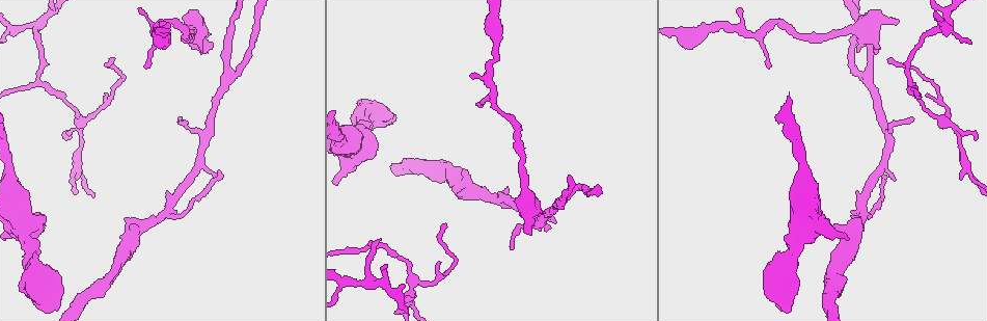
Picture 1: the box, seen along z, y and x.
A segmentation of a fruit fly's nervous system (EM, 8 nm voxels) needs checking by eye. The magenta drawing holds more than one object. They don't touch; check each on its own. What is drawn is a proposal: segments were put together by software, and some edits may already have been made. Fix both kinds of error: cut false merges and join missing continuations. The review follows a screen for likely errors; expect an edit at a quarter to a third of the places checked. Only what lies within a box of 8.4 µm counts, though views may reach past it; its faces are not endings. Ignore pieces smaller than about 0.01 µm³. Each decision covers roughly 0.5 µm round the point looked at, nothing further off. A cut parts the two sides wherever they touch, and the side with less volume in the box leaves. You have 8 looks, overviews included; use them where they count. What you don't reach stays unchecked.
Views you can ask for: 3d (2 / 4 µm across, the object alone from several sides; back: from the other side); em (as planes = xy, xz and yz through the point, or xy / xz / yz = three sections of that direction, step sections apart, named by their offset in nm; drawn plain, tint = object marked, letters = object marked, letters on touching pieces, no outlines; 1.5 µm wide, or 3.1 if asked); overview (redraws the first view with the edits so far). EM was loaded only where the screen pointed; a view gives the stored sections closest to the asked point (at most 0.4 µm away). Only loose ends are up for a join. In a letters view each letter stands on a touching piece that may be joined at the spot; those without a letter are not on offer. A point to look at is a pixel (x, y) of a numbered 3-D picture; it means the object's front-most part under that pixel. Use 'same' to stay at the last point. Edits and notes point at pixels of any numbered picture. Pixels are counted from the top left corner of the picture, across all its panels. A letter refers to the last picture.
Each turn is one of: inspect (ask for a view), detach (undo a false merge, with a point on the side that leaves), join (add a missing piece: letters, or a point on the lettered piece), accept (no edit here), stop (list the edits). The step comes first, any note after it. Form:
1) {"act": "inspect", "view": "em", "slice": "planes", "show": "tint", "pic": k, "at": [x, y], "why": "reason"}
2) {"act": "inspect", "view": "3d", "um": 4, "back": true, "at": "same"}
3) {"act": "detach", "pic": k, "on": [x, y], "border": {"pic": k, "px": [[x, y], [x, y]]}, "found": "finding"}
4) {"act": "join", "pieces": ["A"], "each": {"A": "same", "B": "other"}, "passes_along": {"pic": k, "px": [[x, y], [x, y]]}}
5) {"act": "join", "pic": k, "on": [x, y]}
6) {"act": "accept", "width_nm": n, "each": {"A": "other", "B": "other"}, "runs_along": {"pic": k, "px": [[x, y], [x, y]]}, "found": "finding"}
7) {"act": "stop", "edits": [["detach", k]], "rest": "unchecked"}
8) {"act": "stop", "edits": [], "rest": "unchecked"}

{"act": "inspect", "view": "em", "slice": "xz", "step": 4, "show": "letters", "pic": 1, "at": [907, 84], "why": "a fork"}

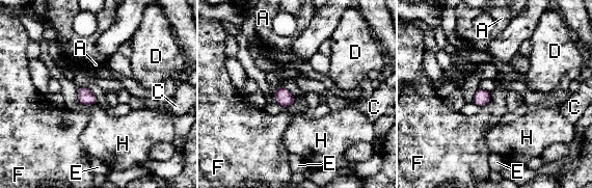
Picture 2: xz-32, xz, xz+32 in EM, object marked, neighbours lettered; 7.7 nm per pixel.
{"act": "inspect", "view": "em", "slice": "planes", "show": "letters", "at": "same", "why": "cut it another way"}

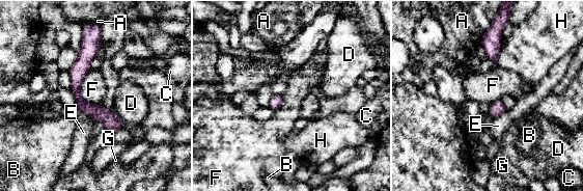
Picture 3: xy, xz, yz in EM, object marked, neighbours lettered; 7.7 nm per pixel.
{"act": "accept", "width_nm": 110, "each": {"A": "other", "B": "other", "C": "other", "D": "other", "E": "other", "F": "other", "G": "other", "H": "other"}, "border": {"pic": 3, "px": [[90, 69], [80, 96], [99, 105]]}, "found": "one neuron here"}

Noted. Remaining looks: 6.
{"act": "inspect", "view": "3d", "um": 4, "pic": 1, "at": [370, 283], "why": "branch point"}

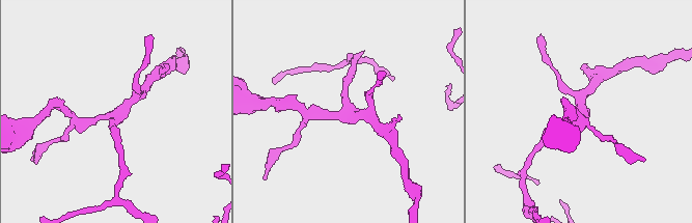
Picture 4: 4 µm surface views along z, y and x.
{"act": "inspect", "view": "em", "slice": "xy", "step": 4, "show": "letters", "pic": 4, "at": [349, 112], "arms": 4, "why": "now the EM"}

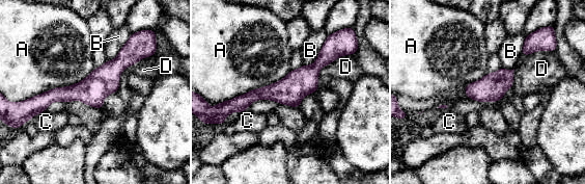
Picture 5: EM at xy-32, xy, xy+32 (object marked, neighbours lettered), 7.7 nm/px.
{"act": "inspect", "view": "em", "slice": "planes", "show": "letters", "at": "same", "why": "another direction"}

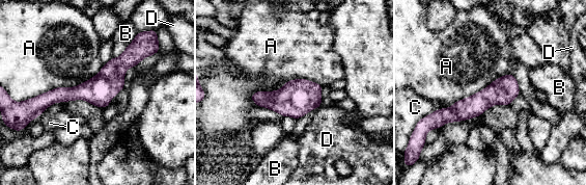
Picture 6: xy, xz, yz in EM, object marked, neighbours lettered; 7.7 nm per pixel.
{"act": "accept", "each": {"A": "other", "B": "other", "C": "other", "D": "other"}, "border": {"pic": 6, "px": [[322, 85], [292, 79], [250, 98]]}, "found": "all the same neuron"}

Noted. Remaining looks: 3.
{"act": "inspect", "view": "3d", "um": 2, "pic": 1, "at": [793, 256], "why": "thin neck"}

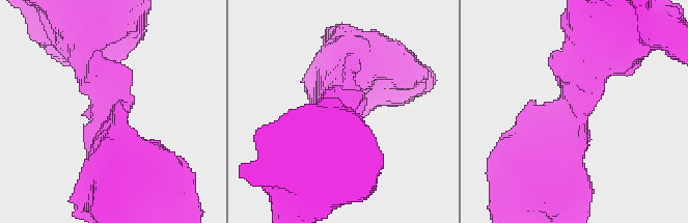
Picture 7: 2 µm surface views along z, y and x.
{"act": "inspect", "view": "em", "slice": "planes", "show": "letters", "pic": 7, "at": [101, 115], "arm_widths_nm": [460, 550]}

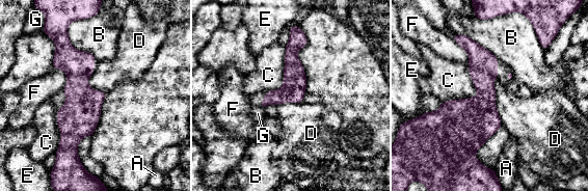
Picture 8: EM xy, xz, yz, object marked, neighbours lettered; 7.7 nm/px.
{"act": "accept", "each": {"A": "other", "B": "other", "C": "other", "D": "other", "E": "other", "F": "other", "G": "other"}, "runs_along": {"pic": 8, "px": [[61, 37], [76, 65], [72, 160]]}, "found": "continuous, no second neuron"}

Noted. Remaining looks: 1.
{"act": "stop", "edits": [], "rest": "unchecked"}

